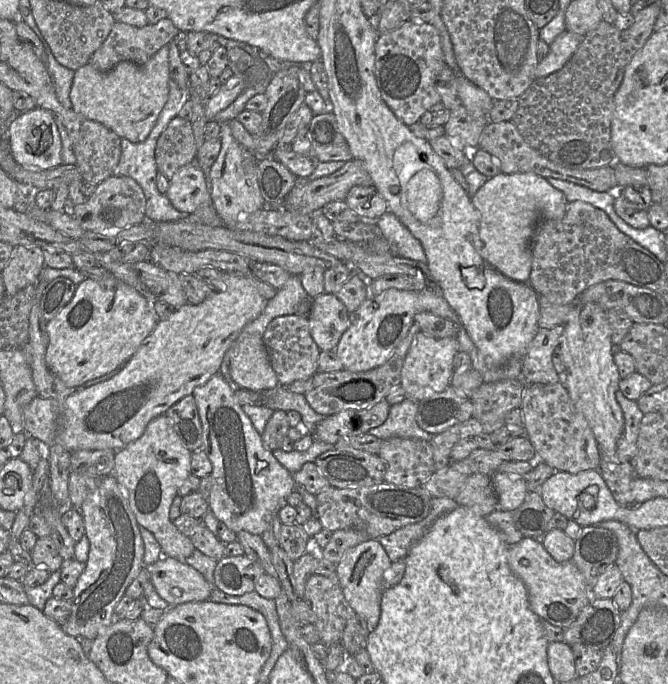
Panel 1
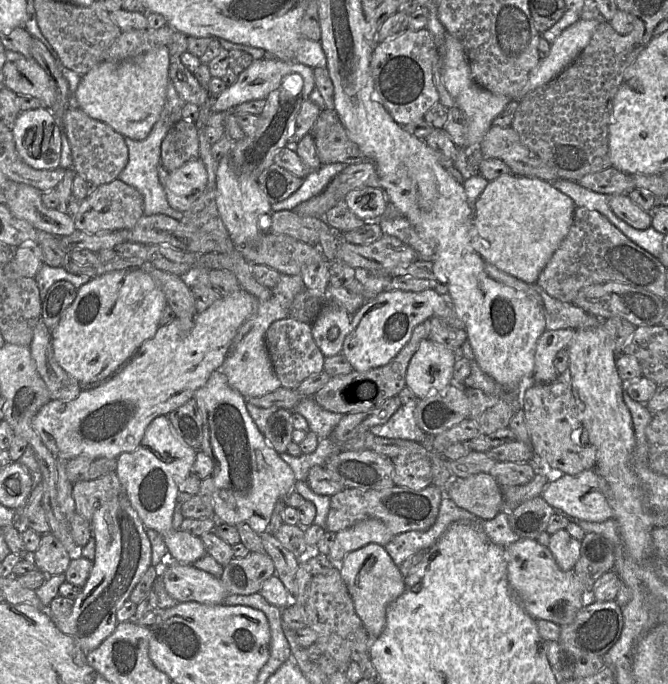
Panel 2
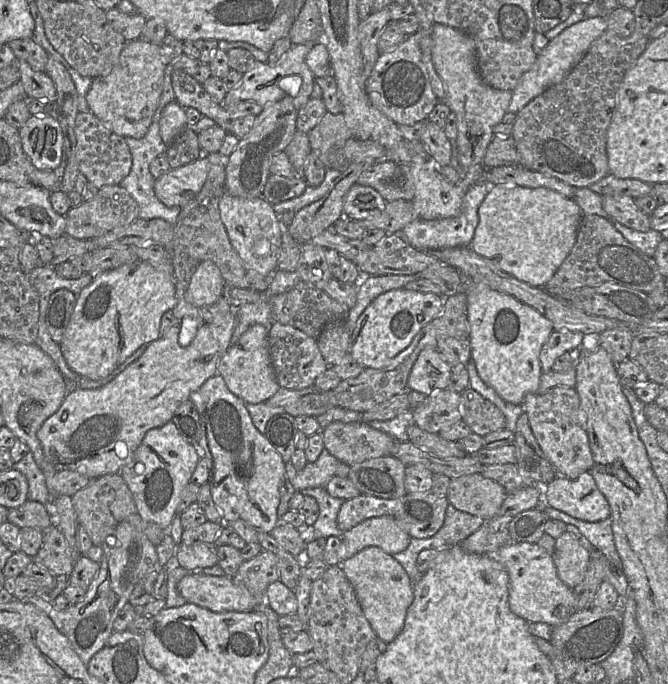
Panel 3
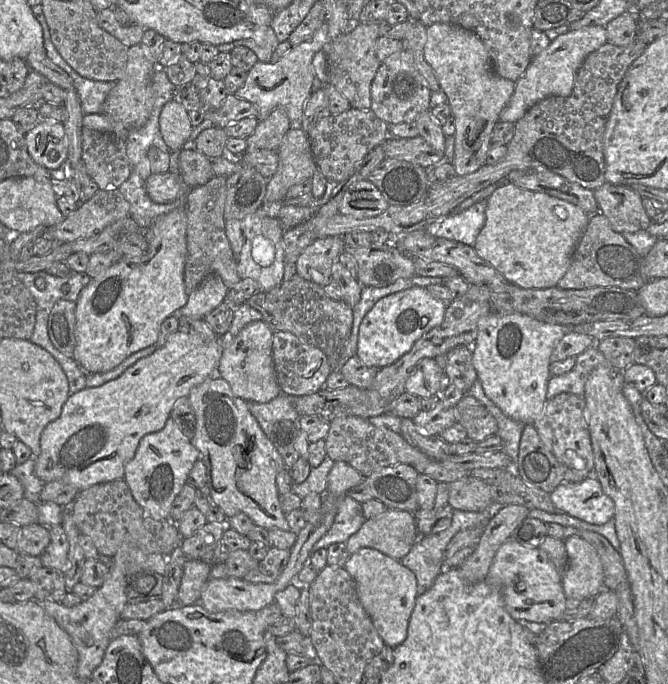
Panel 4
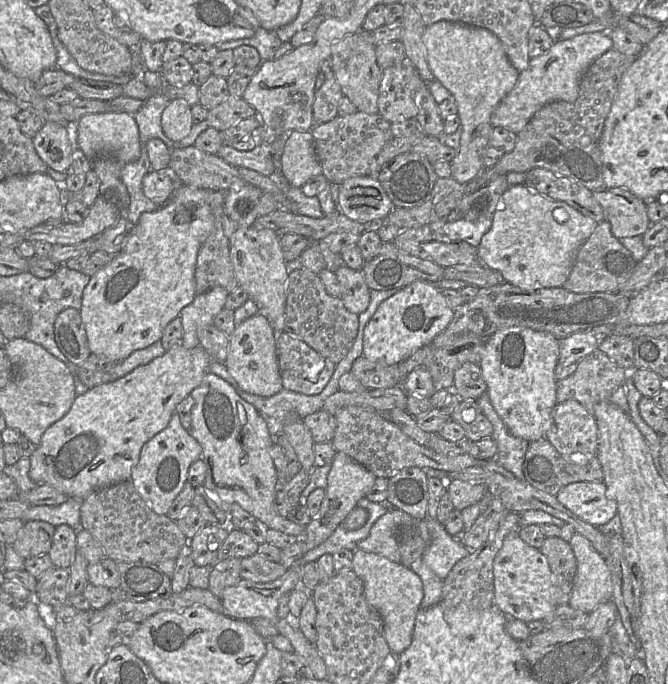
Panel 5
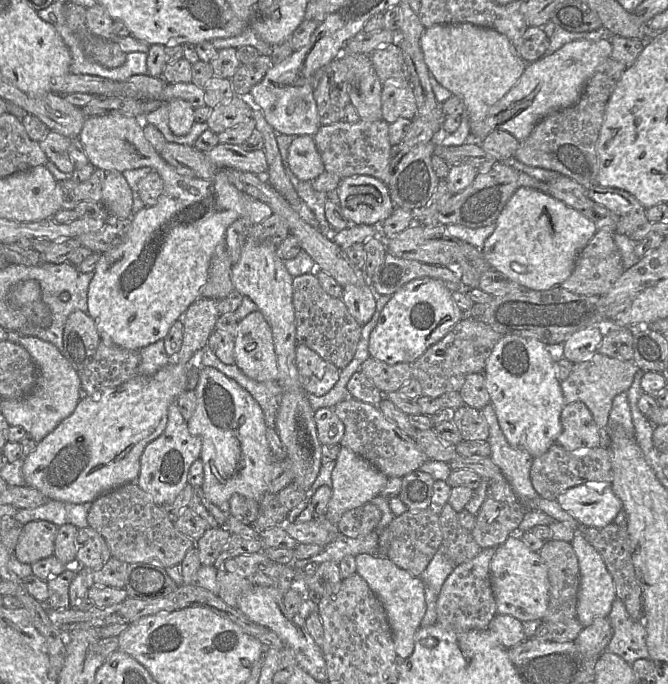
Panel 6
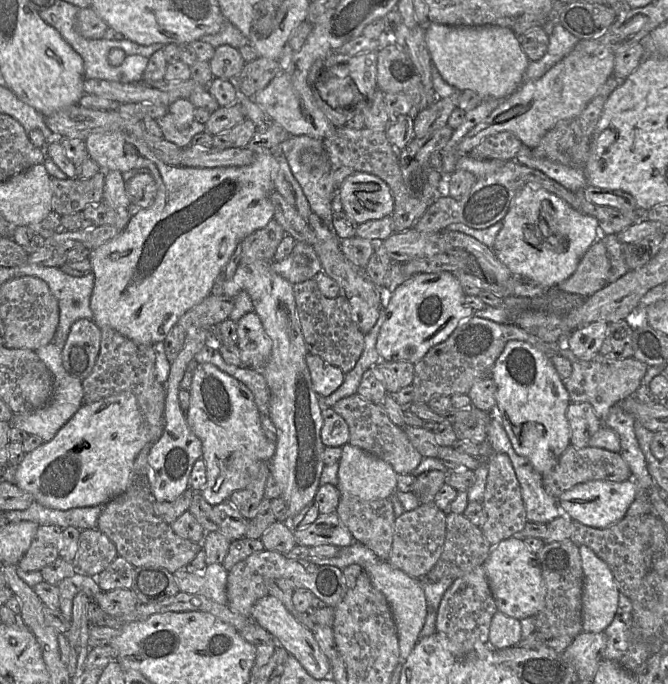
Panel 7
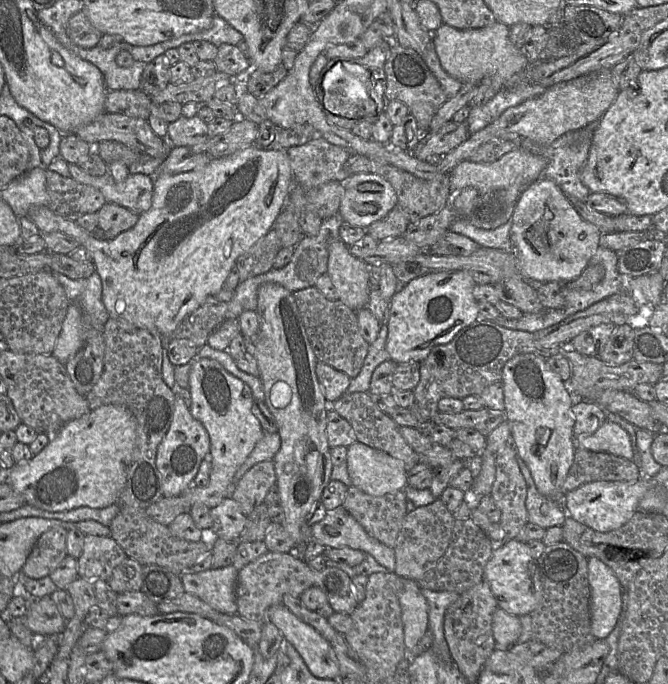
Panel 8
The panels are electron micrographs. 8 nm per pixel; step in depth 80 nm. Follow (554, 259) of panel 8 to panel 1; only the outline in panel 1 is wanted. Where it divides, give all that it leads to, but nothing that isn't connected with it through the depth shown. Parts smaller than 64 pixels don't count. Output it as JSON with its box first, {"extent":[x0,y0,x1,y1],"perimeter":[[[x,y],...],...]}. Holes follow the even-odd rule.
{"extent":[471,173,568,283],"perimeter":[[[499,173],[487,181],[471,197],[479,212],[473,247],[491,267],[505,277],[527,283],[532,267],[531,239],[542,219],[562,219],[568,203],[565,195],[535,173]]]}

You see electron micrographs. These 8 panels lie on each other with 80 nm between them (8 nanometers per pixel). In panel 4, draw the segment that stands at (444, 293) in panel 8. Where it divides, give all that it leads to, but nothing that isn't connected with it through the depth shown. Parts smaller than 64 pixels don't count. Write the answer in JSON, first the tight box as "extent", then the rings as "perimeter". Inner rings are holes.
{"extent":[356,286,446,368],"perimeter":[[[421,286],[379,299],[360,324],[356,356],[369,367],[382,368],[393,364],[409,352],[425,333],[442,323],[446,307],[443,300]]]}

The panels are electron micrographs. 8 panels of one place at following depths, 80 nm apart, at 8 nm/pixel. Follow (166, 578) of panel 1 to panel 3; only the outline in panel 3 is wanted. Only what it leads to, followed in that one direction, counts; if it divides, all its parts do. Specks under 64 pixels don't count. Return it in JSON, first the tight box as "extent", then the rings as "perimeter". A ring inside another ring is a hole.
{"extent":[177,573,264,612],"perimeter":[[[188,573],[179,581],[177,588],[188,603],[213,612],[249,612],[264,601],[262,596],[251,594],[226,575]]]}

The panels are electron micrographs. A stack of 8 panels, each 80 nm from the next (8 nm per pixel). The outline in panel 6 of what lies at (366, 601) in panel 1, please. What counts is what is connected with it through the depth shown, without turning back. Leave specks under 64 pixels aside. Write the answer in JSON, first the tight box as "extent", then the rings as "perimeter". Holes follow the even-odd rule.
{"extent":[355,554,426,659],"perimeter":[[[359,554],[355,556],[355,562],[356,573],[367,582],[385,608],[393,634],[396,654],[406,659],[413,652],[415,634],[421,627],[421,621],[426,611],[424,583],[421,577],[414,576],[398,567],[383,555]]]}

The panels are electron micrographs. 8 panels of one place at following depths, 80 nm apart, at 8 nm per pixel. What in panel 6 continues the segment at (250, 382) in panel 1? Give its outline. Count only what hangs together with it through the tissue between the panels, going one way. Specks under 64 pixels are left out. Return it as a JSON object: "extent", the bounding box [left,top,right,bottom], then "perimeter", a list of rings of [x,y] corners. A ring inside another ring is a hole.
{"extent":[234,311,278,381],"perimeter":[[[260,311],[240,320],[234,337],[234,364],[249,378],[275,381],[278,374],[271,328]]]}

